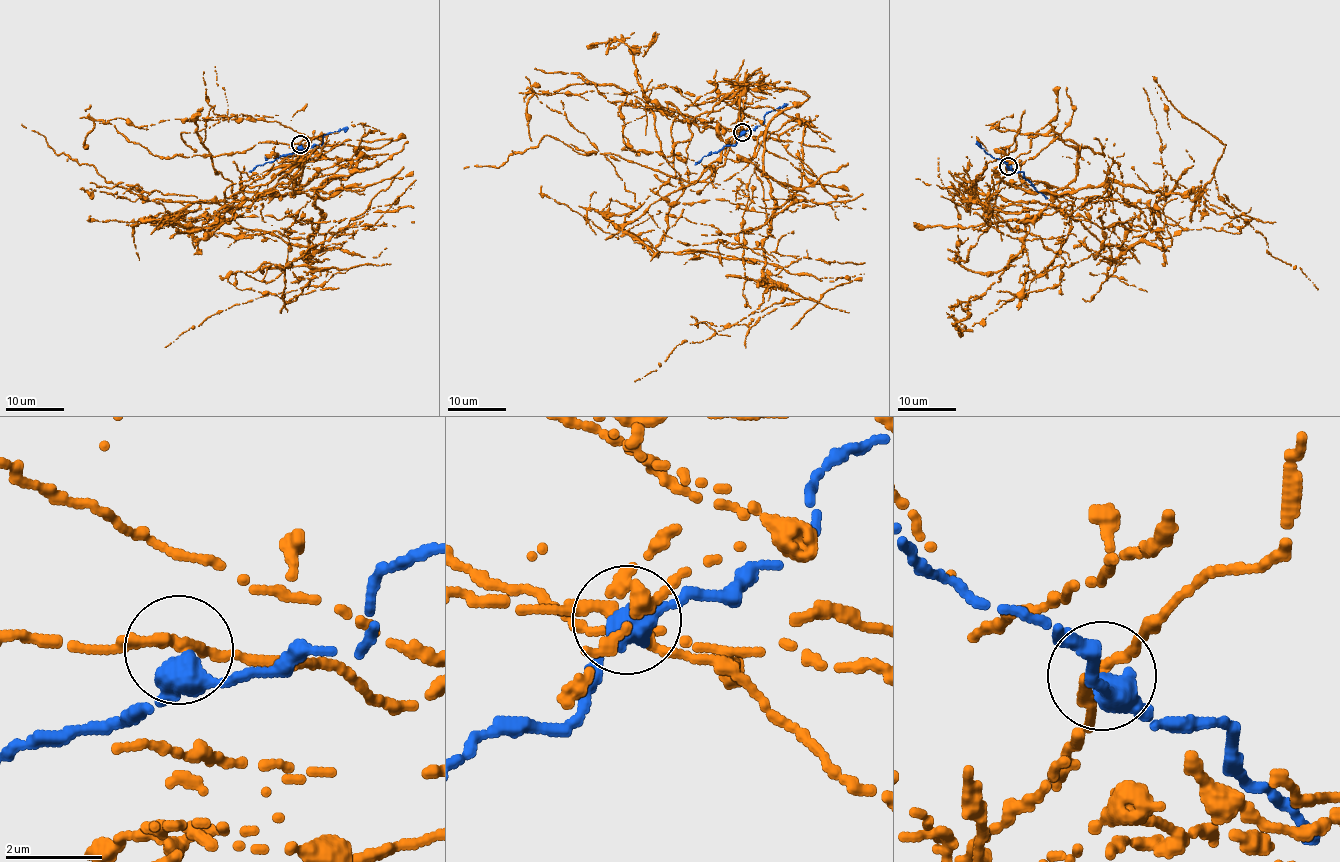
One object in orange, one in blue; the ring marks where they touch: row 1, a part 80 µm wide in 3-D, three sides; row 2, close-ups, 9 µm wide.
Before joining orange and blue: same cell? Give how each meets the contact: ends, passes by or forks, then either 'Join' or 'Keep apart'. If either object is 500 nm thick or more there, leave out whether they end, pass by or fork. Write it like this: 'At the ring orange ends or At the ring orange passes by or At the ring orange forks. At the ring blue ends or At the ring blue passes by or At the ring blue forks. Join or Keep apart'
At the ring orange passes by. At the ring blue passes by. Keep apart

